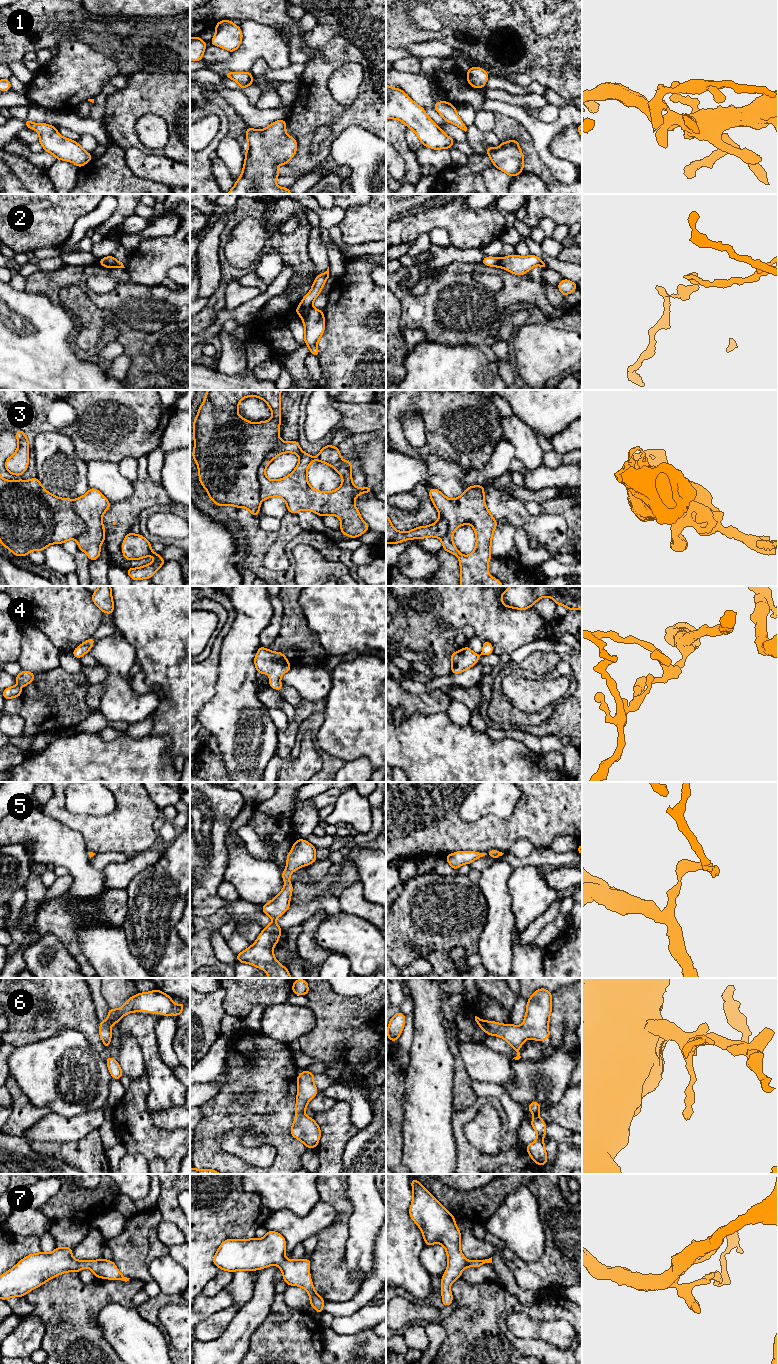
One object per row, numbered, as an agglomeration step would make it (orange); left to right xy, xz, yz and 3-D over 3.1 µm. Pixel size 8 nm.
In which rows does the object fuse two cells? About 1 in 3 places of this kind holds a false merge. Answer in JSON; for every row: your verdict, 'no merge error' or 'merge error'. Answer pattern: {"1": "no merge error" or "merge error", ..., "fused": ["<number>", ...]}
{"1": "no merge error", "2": "merge error", "3": "merge error", "4": "no merge error", "5": "no merge error", "6": "no merge error", "7": "no merge error", "fused": ["2", "3"]}

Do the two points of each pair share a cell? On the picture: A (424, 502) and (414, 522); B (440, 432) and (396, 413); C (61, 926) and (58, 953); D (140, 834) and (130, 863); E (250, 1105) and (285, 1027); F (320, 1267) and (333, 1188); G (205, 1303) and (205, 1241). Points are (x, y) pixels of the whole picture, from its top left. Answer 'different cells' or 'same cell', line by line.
A: same cell
B: same cell
C: different cells
D: different cells
E: different cells
F: same cell
G: different cells

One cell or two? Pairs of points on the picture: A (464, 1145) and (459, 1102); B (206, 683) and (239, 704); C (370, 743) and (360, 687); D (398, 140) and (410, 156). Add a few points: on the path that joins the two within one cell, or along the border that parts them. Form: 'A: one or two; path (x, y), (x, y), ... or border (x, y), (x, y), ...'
A: two; border (477, 1097), (469, 1107), (454, 1113)
B: two; border (219, 665), (214, 695), (201, 708)
C: one; path (370, 729), (370, 701)
D: one; path (400, 144), (406, 152)

